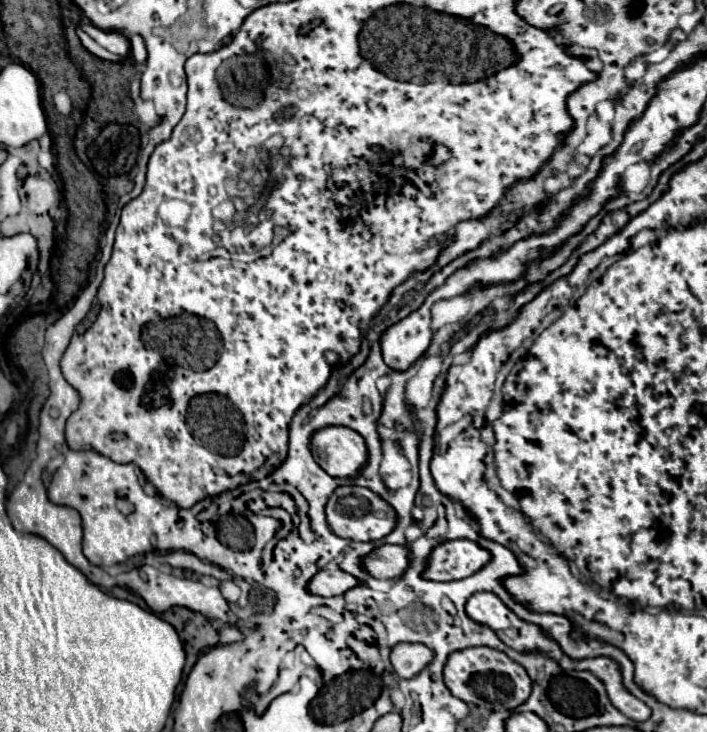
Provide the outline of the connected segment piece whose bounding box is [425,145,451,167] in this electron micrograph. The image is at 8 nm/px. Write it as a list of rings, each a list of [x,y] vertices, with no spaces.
[[[444,145],[434,147],[432,157],[425,164],[436,167],[451,157],[450,151]]]

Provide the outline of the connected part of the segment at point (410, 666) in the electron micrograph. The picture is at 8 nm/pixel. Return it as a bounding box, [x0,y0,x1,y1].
[391,644,435,678]

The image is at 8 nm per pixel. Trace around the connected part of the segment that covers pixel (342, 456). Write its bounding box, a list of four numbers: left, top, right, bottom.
[311,426,369,478]

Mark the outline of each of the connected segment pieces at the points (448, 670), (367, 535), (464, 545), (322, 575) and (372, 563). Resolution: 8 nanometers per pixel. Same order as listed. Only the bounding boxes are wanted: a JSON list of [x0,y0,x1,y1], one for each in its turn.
[[443,646,533,712],[327,486,397,542],[425,540,491,582],[309,568,361,596],[363,544,409,578]]

